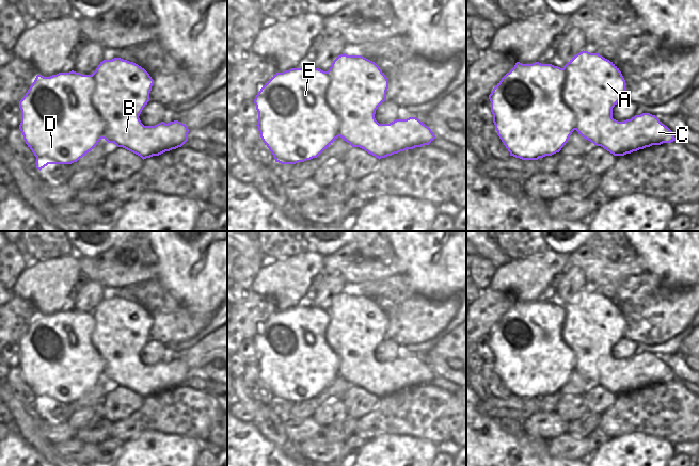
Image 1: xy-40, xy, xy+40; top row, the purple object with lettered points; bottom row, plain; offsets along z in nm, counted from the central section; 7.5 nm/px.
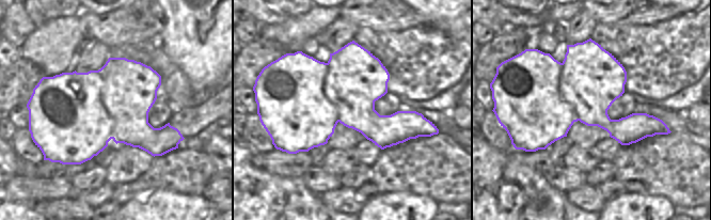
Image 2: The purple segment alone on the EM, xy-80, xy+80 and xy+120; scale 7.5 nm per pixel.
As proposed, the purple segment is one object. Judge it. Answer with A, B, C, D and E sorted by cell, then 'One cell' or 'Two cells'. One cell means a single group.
Groups: A B C / D E. Two cells

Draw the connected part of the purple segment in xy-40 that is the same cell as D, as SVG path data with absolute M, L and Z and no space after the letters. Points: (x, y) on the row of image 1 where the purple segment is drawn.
M74 70L50 77L37 75L19 101L19 129L36 157L36 168L48 164L72 164L94 149L105 135L105 122L92 102L96 81L92 75Z

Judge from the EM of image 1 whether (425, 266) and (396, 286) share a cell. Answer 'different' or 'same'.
different

